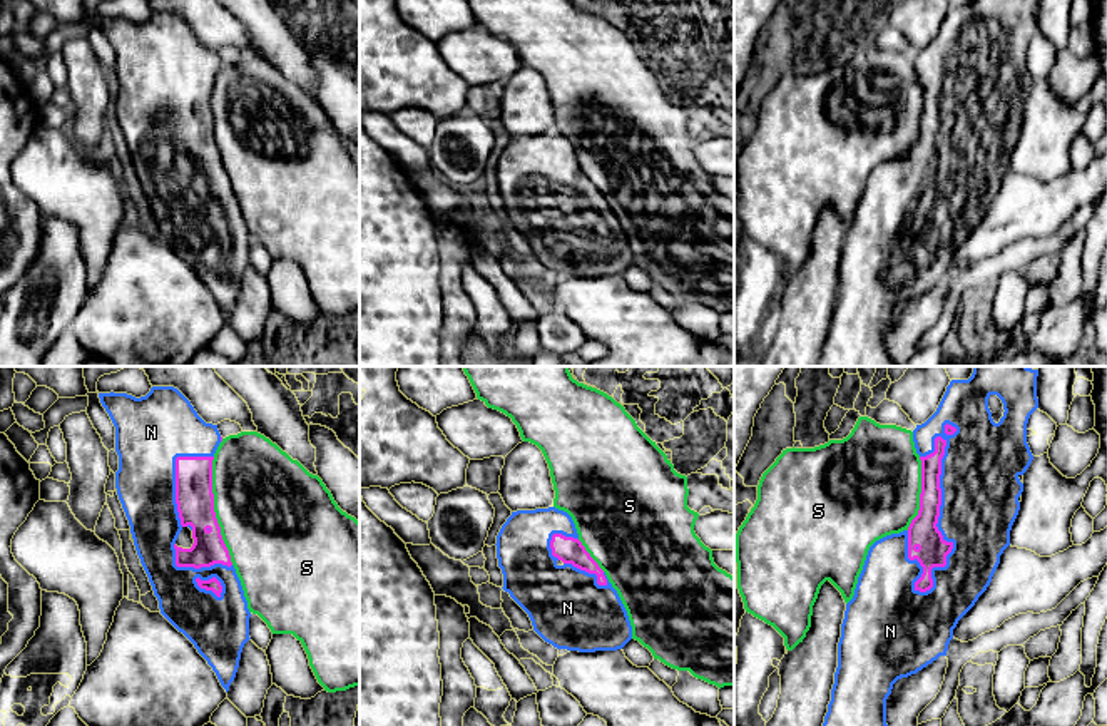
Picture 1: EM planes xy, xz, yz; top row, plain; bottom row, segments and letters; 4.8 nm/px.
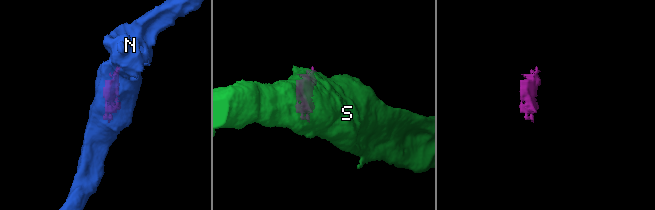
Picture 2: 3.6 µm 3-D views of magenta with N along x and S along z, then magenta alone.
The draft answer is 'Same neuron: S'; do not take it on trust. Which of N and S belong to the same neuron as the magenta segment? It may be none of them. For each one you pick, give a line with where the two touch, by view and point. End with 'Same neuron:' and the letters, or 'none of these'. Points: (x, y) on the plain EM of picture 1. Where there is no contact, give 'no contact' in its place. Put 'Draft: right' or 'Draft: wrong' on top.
Draft: wrong
N: yz (937, 148)
Same neuron: N

